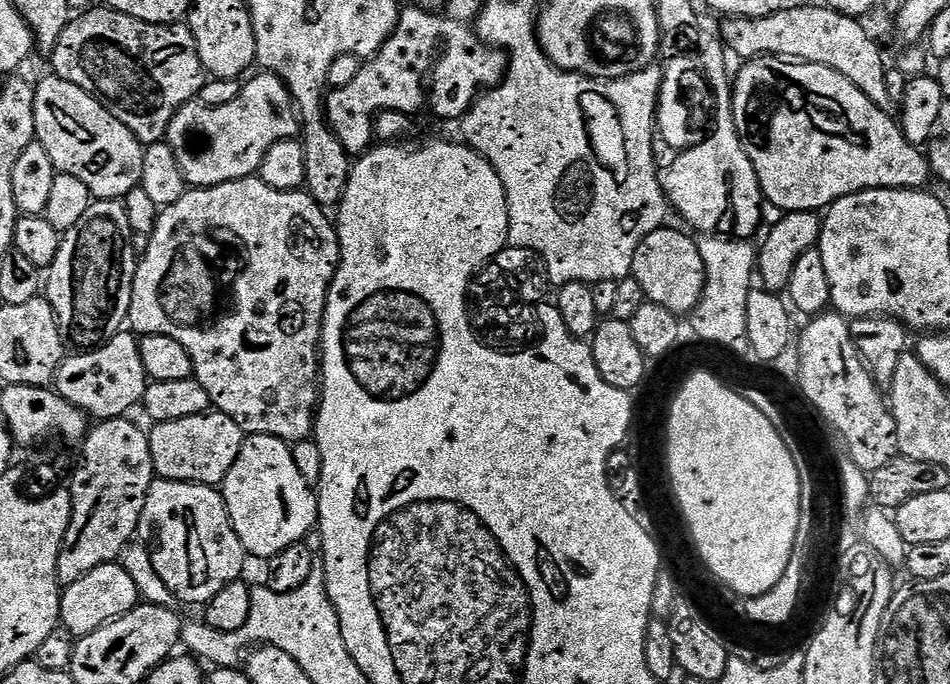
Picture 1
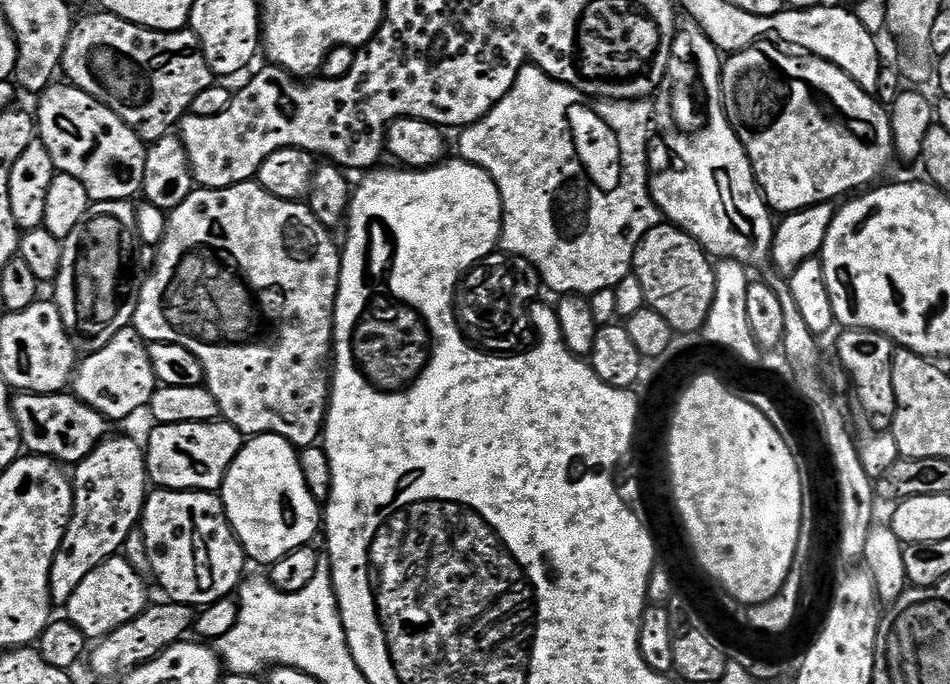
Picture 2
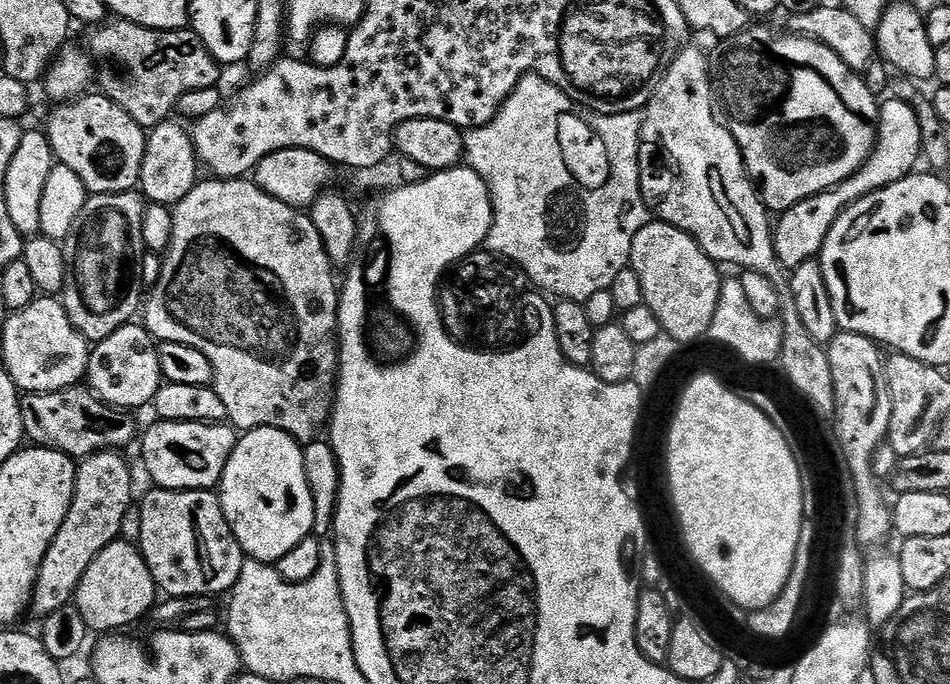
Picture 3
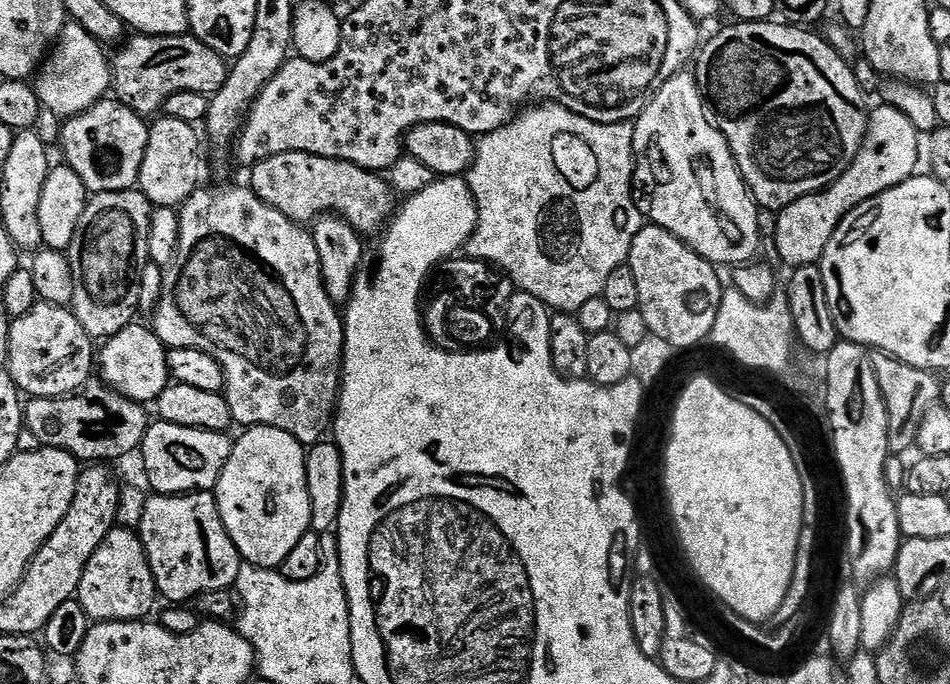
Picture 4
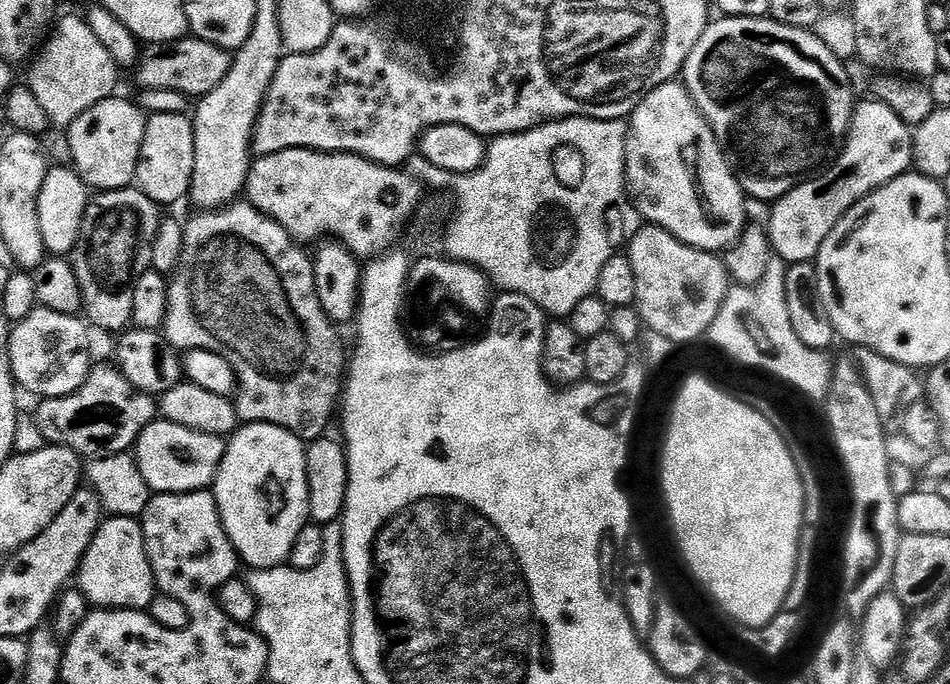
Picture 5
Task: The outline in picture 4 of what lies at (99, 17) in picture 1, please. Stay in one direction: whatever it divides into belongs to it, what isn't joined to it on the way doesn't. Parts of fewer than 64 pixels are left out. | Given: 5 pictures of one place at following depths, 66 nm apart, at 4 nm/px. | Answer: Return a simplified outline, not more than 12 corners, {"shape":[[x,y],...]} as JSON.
{"shape":[[136,34],[111,57],[119,103],[155,117],[211,97],[229,65],[191,34]]}

